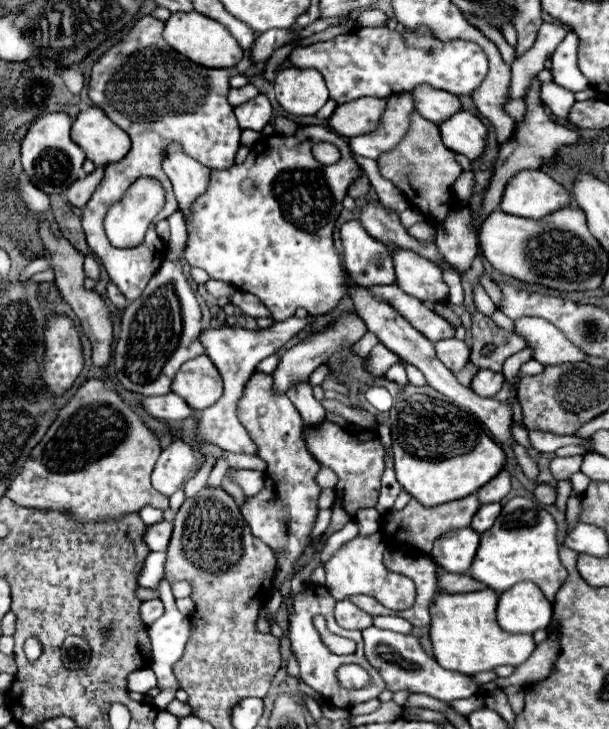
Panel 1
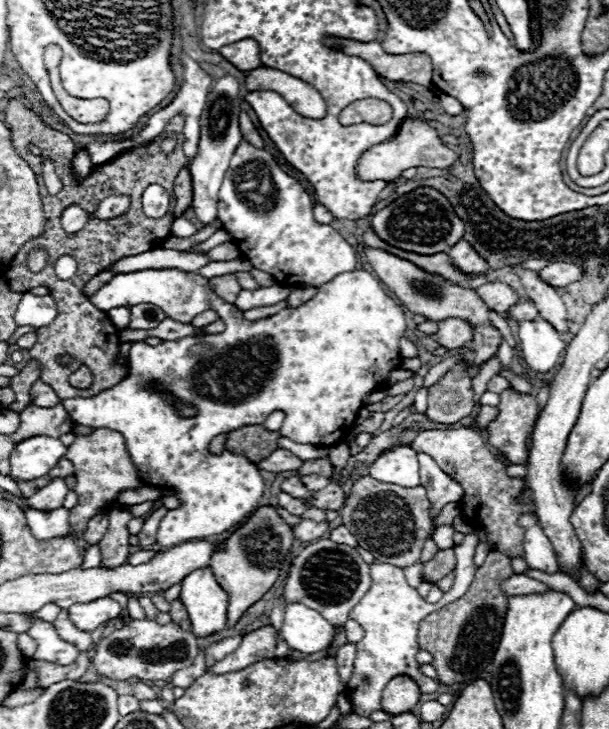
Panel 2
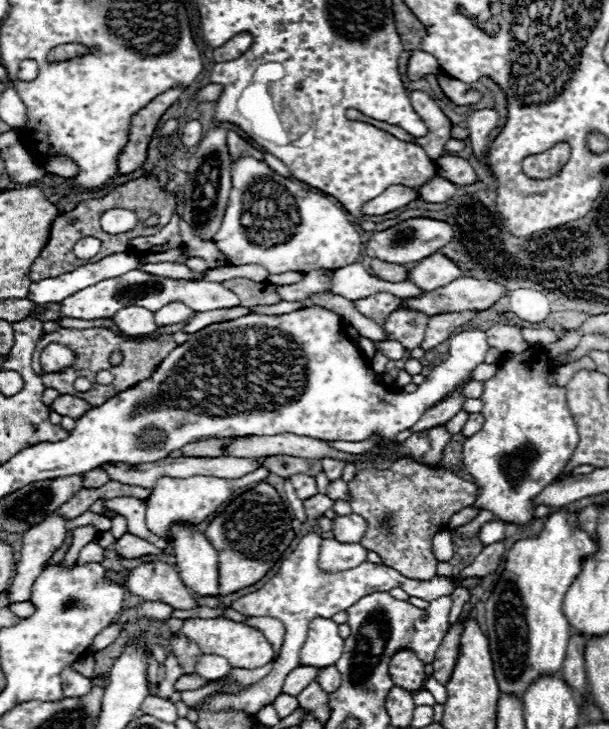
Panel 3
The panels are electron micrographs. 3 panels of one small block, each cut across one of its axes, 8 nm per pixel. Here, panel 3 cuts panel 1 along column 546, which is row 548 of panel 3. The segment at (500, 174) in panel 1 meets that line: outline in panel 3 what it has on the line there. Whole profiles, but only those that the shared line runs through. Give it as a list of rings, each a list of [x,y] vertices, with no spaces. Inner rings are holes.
[[[124,534],[120,540],[116,540],[114,550],[122,556],[122,558],[138,558],[138,556],[146,556],[146,554],[160,554],[162,550],[156,548],[154,544],[134,536],[134,534]]]

